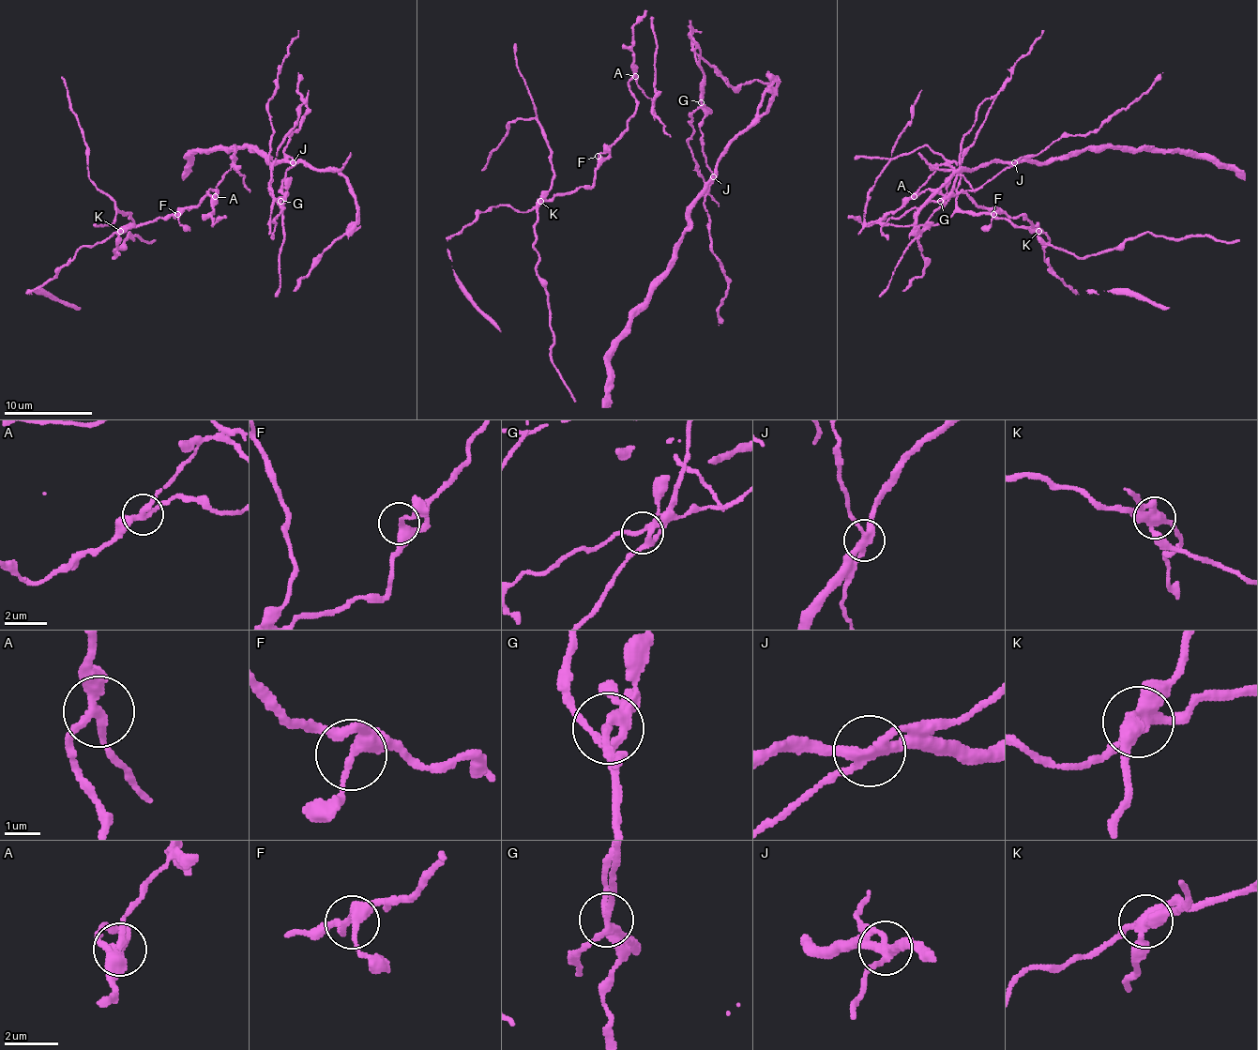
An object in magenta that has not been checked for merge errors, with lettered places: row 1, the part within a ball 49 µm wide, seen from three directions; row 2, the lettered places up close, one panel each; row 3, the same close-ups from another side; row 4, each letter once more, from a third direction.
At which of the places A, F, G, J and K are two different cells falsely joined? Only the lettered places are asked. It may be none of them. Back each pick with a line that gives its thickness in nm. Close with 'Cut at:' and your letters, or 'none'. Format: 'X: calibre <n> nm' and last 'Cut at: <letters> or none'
A: calibre 260 nm
J: calibre 300 nm
K: calibre 400 nm
Cut at: A, J, K

